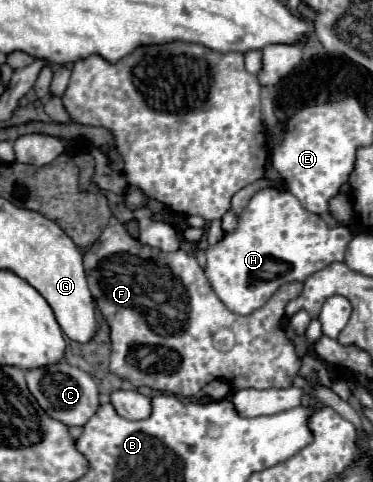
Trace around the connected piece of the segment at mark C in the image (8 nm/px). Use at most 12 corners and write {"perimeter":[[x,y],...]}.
{"perimeter":[[67,362],[27,370],[47,416],[85,426],[99,408],[93,378]]}

